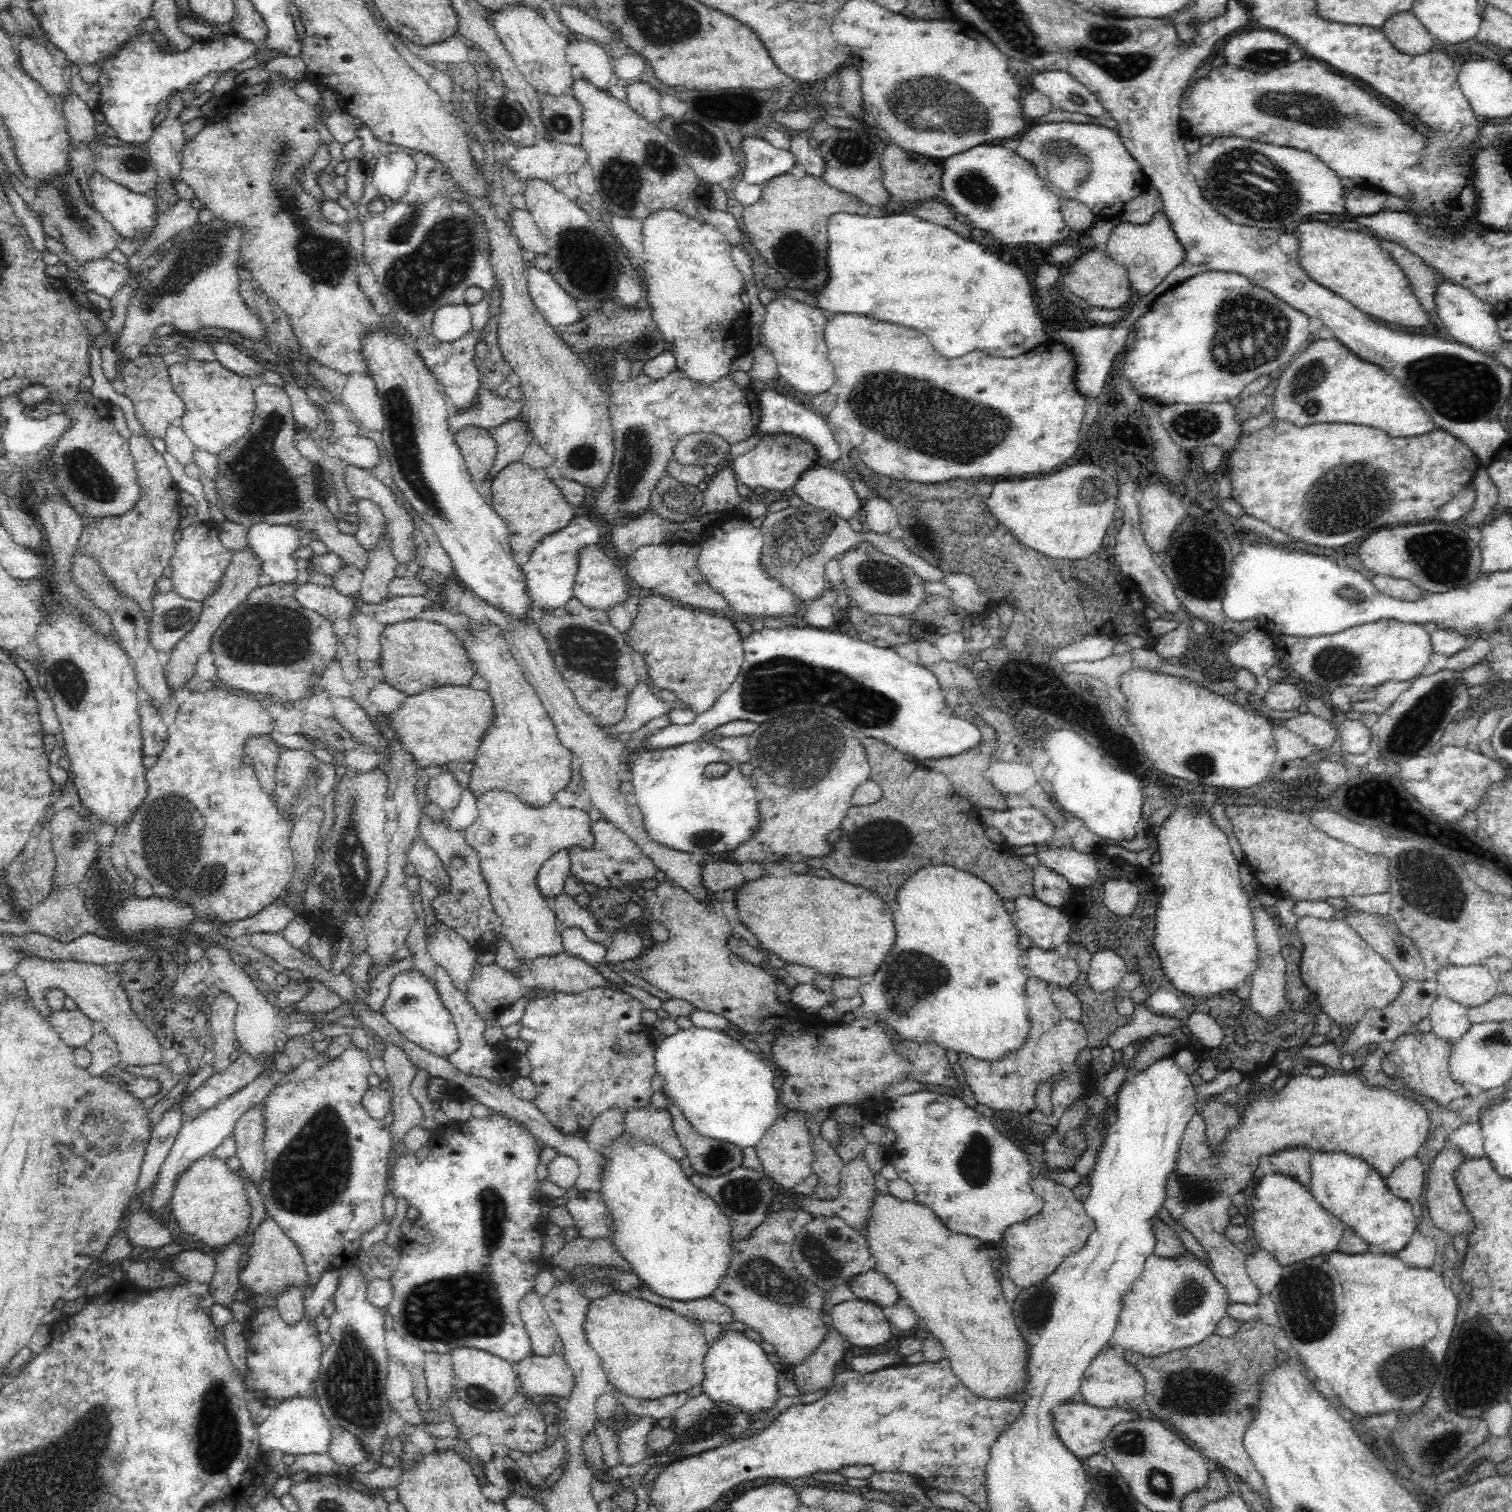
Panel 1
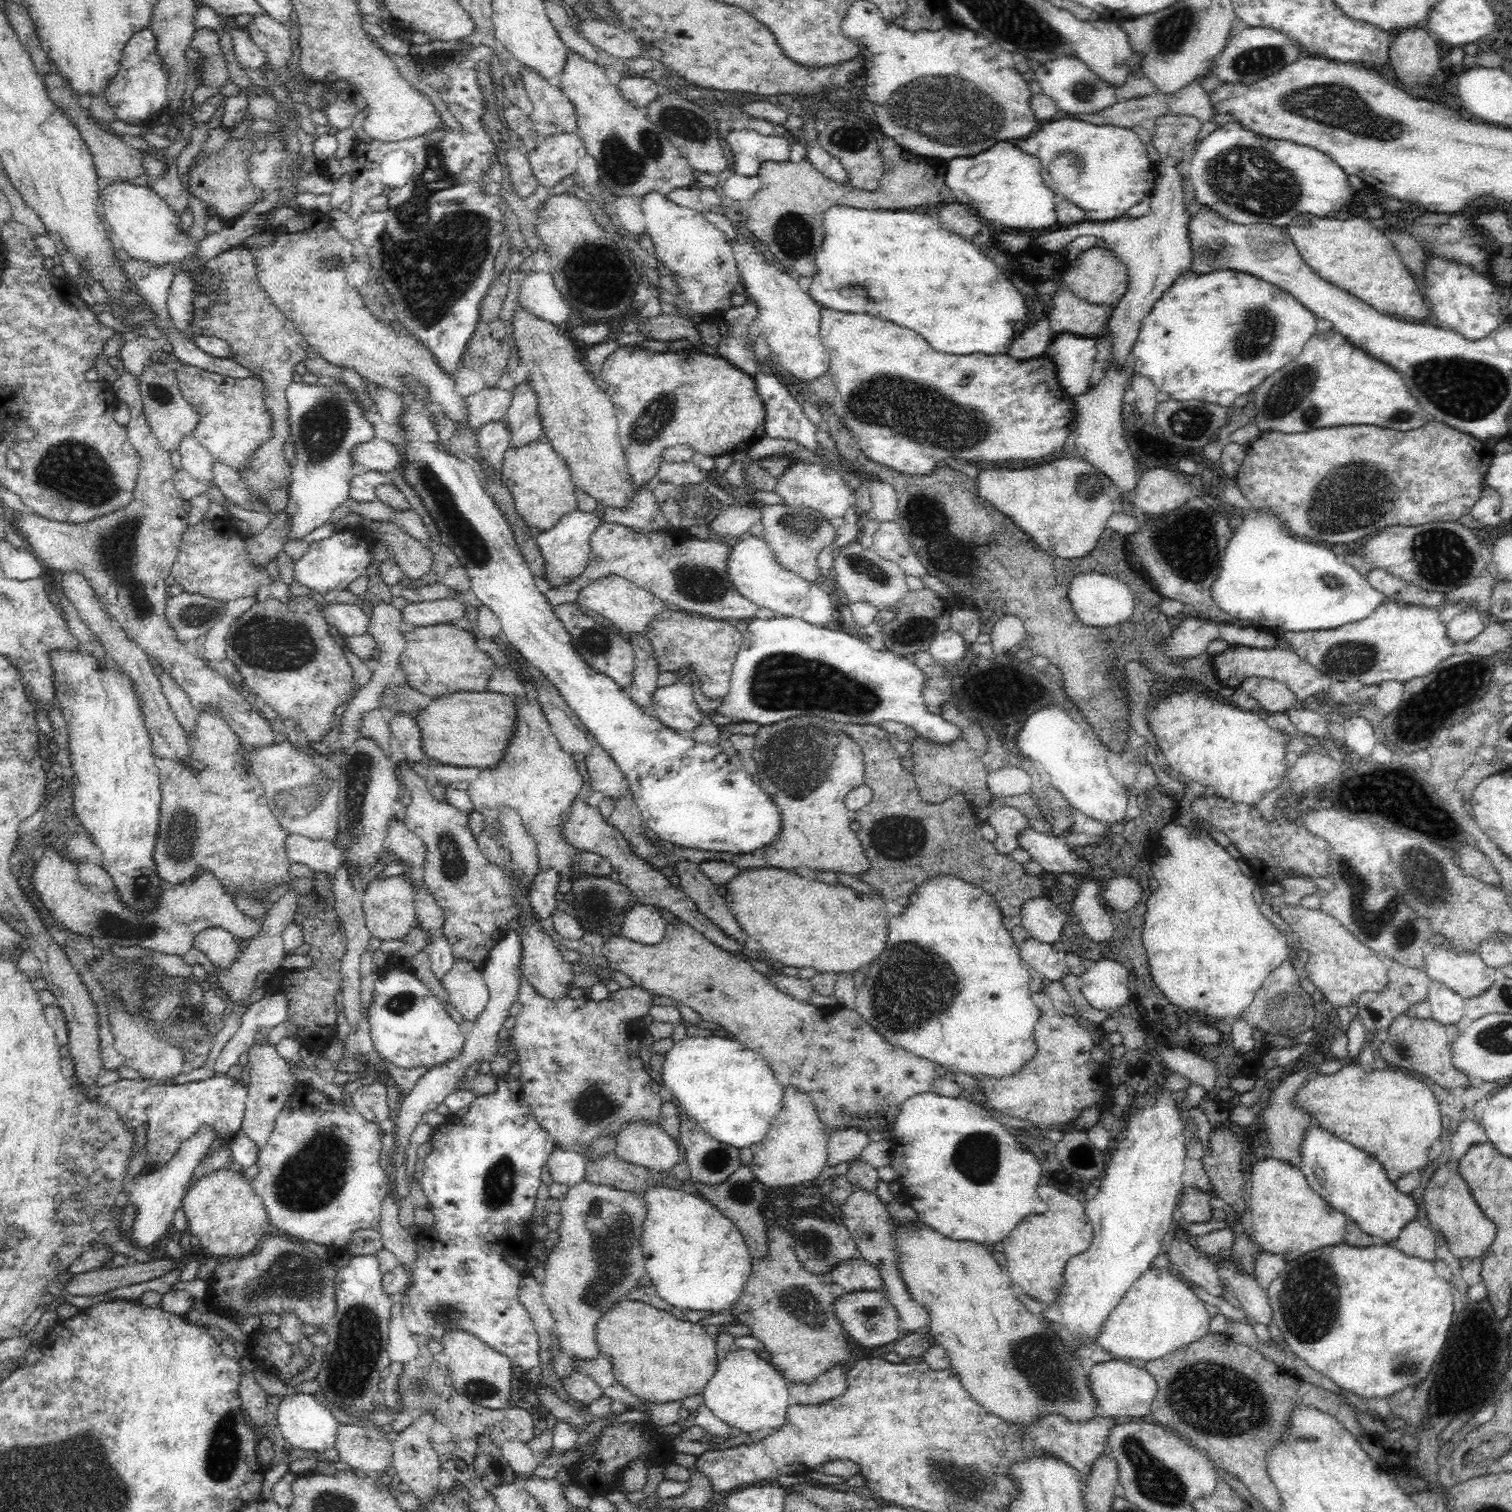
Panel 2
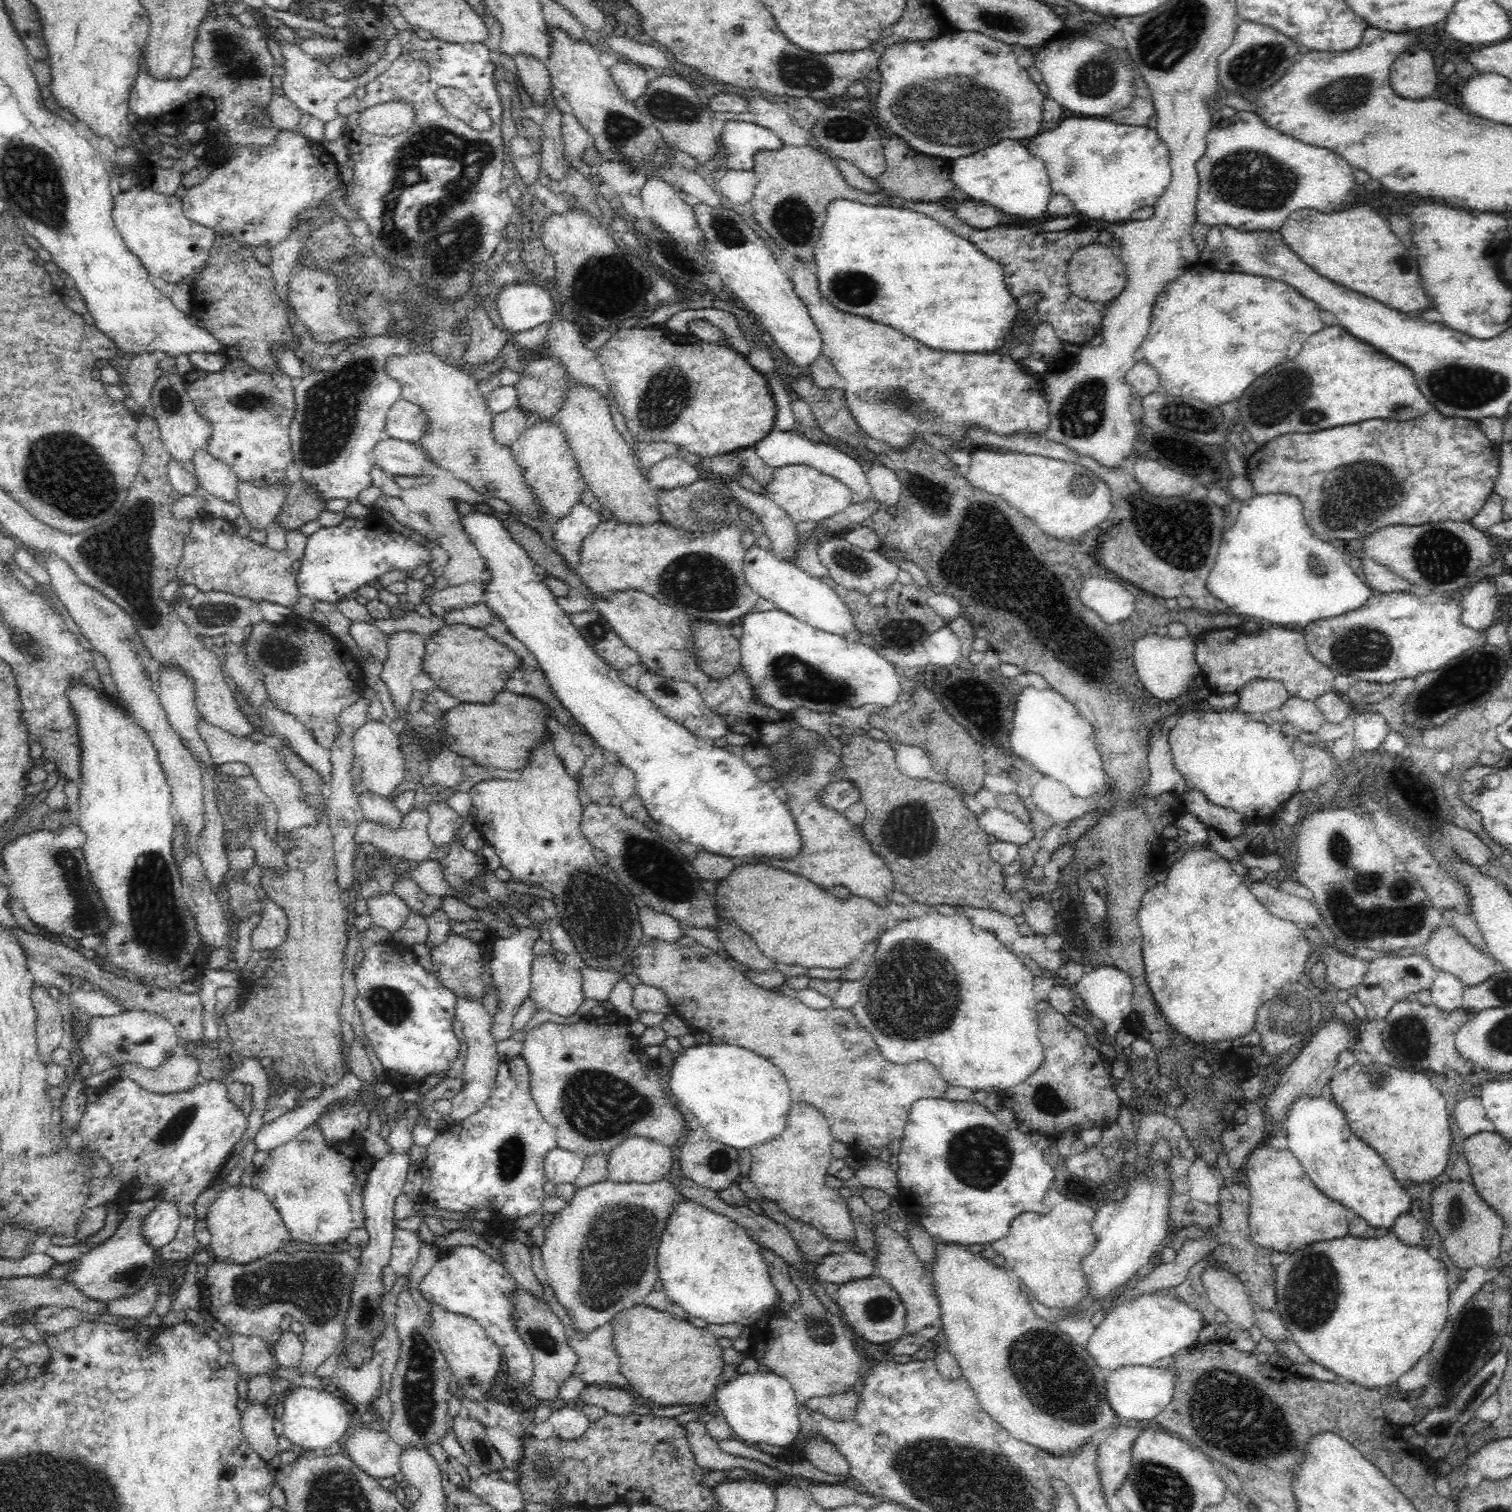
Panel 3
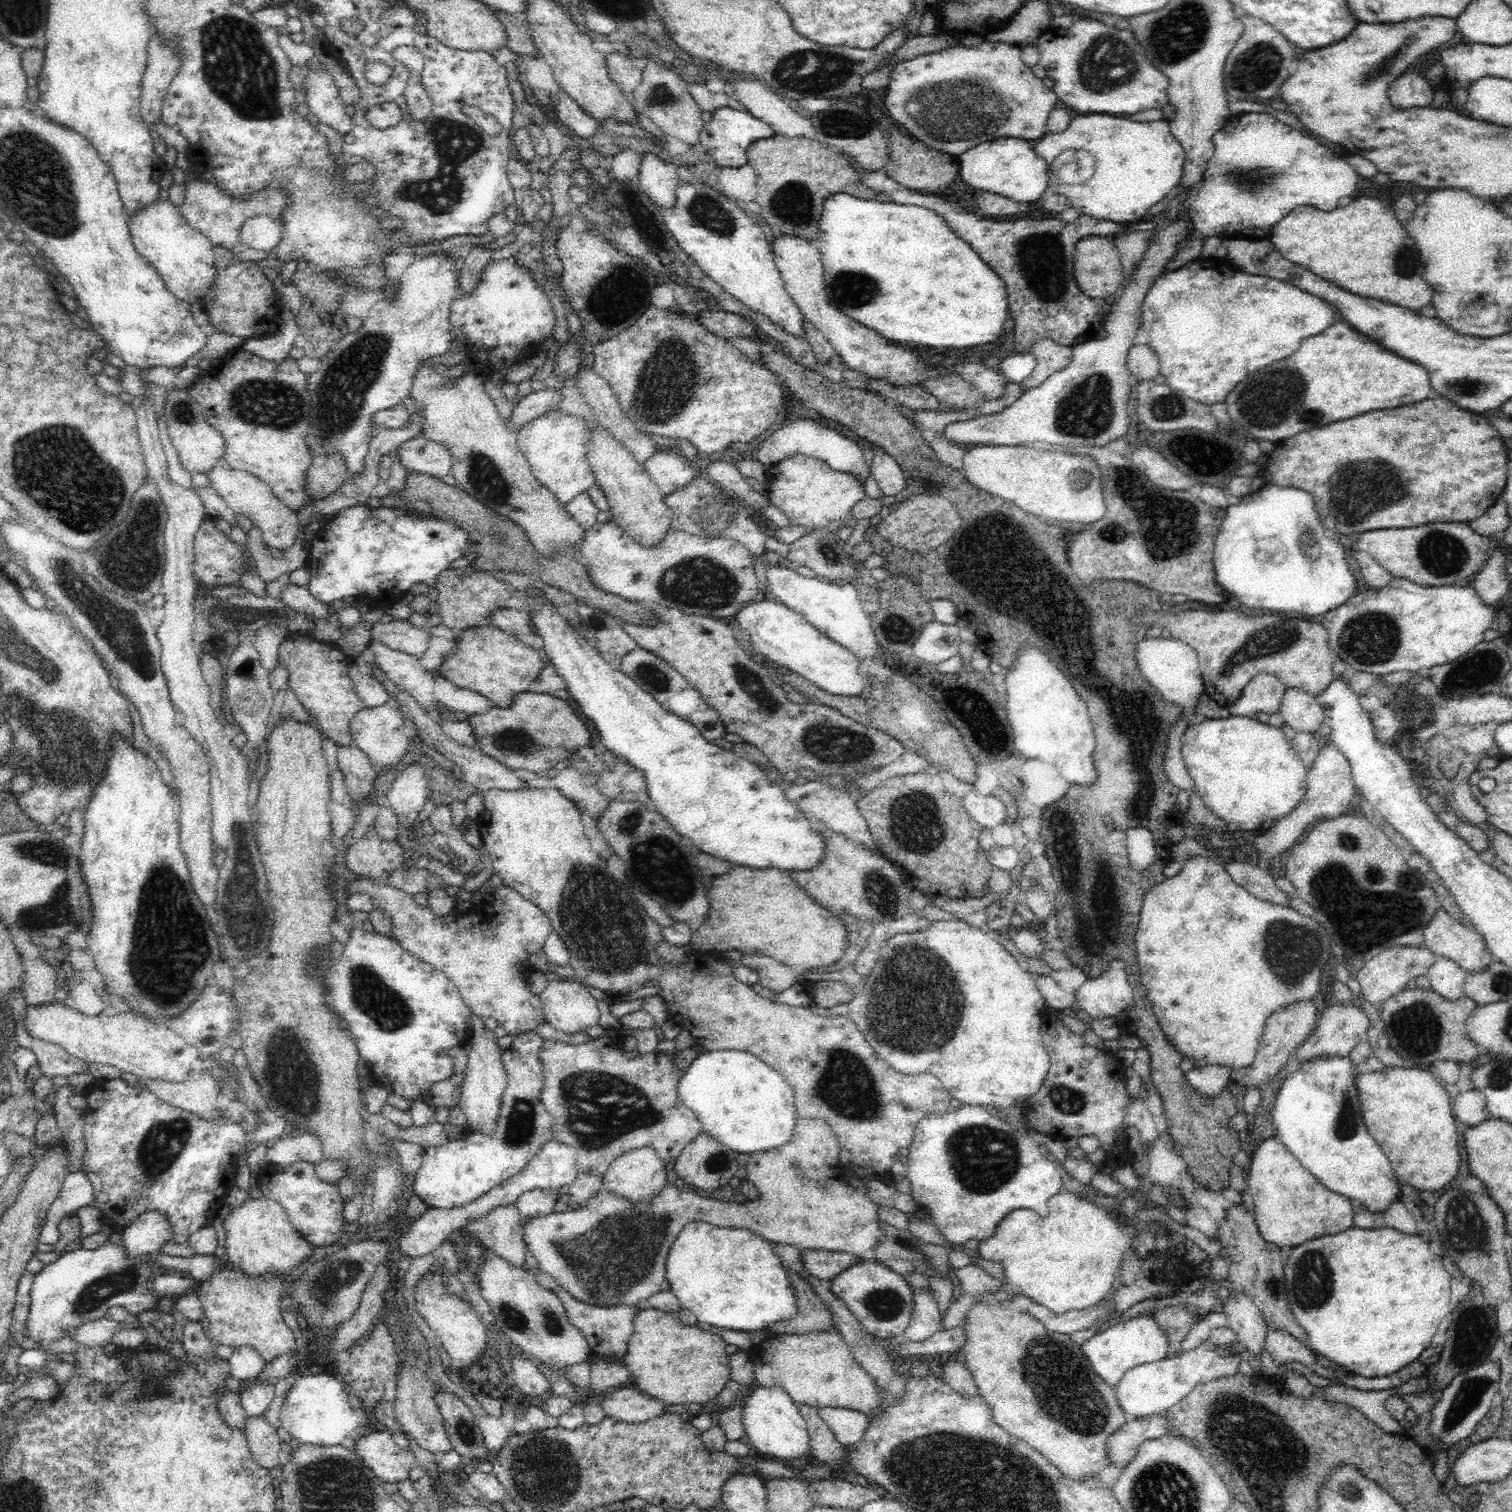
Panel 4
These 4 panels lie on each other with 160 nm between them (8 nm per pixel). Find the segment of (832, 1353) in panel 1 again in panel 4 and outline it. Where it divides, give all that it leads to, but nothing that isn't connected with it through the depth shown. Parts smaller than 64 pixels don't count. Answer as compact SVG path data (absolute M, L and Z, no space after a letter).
M820 1408L818 1415L844 1449L856 1448L870 1425L869 1417L846 1408Z

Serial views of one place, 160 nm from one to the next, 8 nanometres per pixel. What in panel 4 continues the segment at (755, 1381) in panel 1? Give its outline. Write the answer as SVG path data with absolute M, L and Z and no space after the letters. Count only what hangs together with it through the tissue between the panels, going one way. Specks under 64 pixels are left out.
M755 1386L740 1395L744 1412L744 1427L752 1447L769 1458L784 1459L790 1463L791 1459L802 1459L811 1456L810 1434L807 1423L799 1412L798 1404L794 1403L788 1394L780 1388L764 1388Z

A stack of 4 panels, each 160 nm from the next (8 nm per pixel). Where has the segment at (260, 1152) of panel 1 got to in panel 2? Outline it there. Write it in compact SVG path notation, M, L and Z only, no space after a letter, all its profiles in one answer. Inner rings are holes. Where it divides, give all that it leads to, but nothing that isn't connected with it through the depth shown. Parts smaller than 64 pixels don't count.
M209 927L196 936L193 947L204 952L212 965L228 969L238 957L236 941L232 934L224 928ZM260 1034L252 1048L247 1051L251 1082L247 1091L246 1110L241 1126L247 1137L262 1147L268 1142L275 1127L277 1116L284 1108L285 1102L292 1093L296 1093L299 1087L297 1078L292 1073L291 1065L276 1053L275 1046L265 1044L266 1034Z

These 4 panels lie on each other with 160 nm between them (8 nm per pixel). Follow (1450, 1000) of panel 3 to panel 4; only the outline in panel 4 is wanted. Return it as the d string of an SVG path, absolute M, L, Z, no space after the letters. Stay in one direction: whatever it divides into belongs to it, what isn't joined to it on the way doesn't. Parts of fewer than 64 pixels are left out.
M1444 956L1436 957L1435 964L1426 974L1431 988L1447 1000L1456 1000L1464 995L1467 973L1458 964Z

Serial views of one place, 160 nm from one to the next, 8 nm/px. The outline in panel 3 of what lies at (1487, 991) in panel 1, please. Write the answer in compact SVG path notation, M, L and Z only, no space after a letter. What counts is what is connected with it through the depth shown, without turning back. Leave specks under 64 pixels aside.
M1452 926L1438 928L1432 932L1430 939L1426 943L1428 952L1426 958L1430 960L1435 970L1442 970L1455 975L1462 981L1464 986L1476 986L1480 982L1486 981L1492 974L1498 971L1496 961L1480 949L1476 949L1472 944L1457 932Z

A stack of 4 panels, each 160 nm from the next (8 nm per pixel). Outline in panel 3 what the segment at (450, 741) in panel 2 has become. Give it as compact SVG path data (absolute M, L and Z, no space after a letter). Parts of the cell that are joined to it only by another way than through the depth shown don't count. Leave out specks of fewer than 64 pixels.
M508 690L500 692L496 696L496 702L489 704L464 703L464 706L456 707L448 711L444 720L447 724L444 727L443 736L455 736L455 743L449 747L450 750L461 758L474 758L475 764L482 764L486 767L500 768L500 770L522 770L529 763L531 752L540 743L546 739L551 740L551 731L549 730L549 720L554 719L552 711L547 704L525 695L513 694Z

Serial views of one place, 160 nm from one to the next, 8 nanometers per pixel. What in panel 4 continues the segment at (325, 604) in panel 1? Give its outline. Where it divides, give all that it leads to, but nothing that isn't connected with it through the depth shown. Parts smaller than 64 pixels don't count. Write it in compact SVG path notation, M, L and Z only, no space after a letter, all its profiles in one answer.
M371 641L369 650L373 652L379 667L389 676L389 679L416 700L419 707L436 717L440 712L433 693L435 685L434 671L426 669L418 661L418 657L388 647L376 641Z

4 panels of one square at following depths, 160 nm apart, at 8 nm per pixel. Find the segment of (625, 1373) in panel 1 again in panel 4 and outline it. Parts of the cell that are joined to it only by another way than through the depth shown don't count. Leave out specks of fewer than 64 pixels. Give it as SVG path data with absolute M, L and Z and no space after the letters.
M644 1307L633 1318L634 1330L628 1343L628 1350L622 1361L629 1368L634 1387L652 1398L667 1405L687 1405L709 1408L711 1402L720 1394L731 1380L731 1366L726 1352L727 1342L717 1334L706 1332L698 1324L686 1325L680 1321L678 1312L668 1313L652 1307Z

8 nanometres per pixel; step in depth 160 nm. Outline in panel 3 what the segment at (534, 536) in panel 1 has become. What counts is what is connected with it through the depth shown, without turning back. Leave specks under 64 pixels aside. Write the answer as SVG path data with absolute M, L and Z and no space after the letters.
M549 420L536 422L532 427L524 430L511 445L512 457L523 470L524 479L532 491L536 493L539 504L550 516L564 518L574 504L581 501L582 494L588 485L580 474L578 463L574 459L572 448L568 445L568 438L560 423Z

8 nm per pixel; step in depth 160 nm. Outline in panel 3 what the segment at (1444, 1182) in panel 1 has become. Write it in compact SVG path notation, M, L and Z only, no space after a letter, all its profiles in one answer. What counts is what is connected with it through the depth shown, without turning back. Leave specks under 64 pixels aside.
M1446 1182L1431 1194L1430 1226L1443 1242L1445 1252L1458 1268L1480 1266L1484 1270L1501 1268L1501 1238L1505 1228L1502 1217L1468 1182Z

